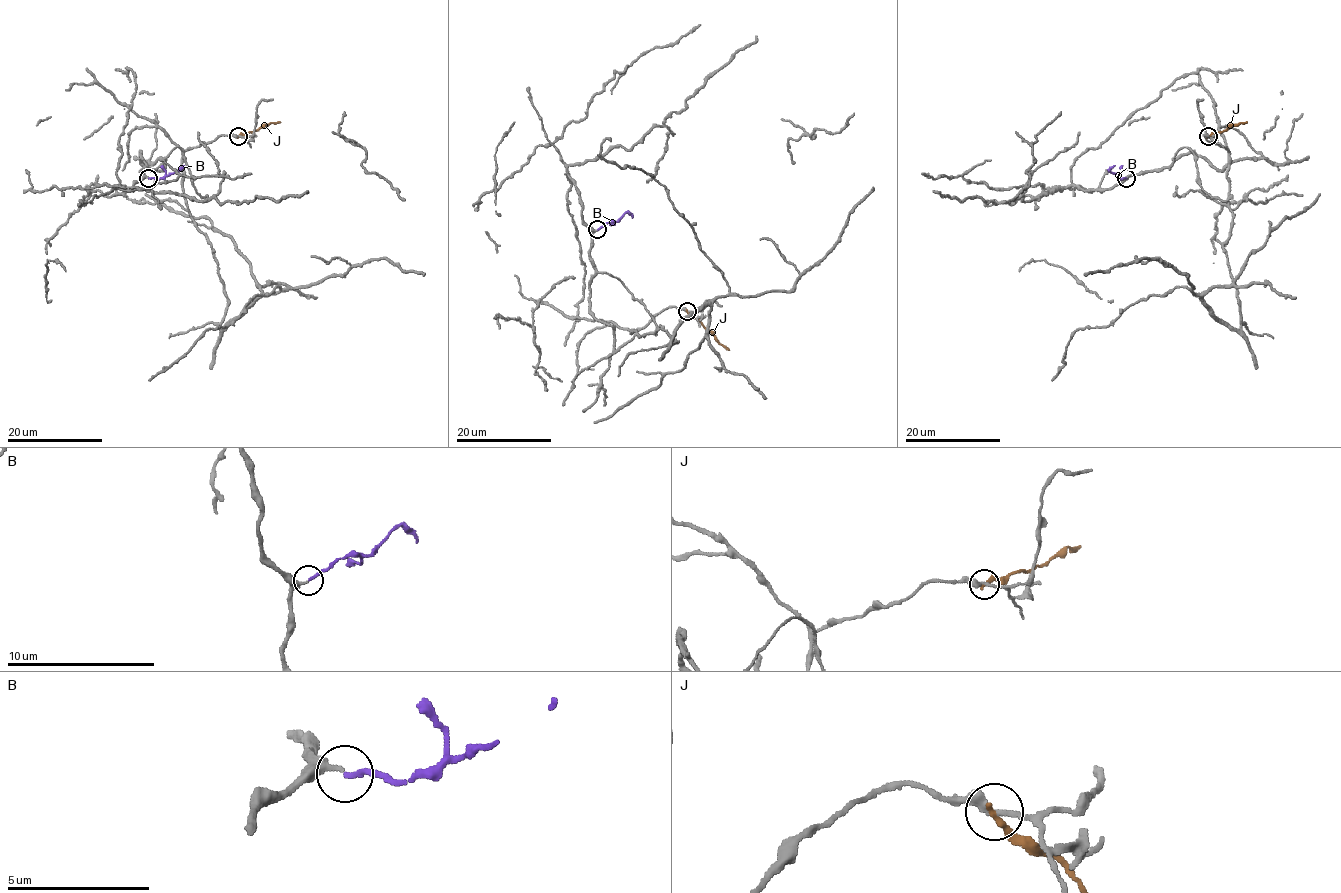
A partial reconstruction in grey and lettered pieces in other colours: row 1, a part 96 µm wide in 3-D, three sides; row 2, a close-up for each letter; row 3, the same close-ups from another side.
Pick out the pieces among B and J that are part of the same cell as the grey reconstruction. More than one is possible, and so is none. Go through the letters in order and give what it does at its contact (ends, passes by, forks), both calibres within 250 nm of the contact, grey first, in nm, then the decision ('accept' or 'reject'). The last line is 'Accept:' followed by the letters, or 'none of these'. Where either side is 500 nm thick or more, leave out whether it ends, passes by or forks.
B: it ends; calibres 200 and 180 nm; accept
J: it ends; calibres 280 and 240 nm; reject
Accept: B

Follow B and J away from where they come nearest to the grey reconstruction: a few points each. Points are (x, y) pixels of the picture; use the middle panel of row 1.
B: (597, 230), (616, 221), (627, 212), (632, 218)
J: (687, 311), (729, 349)

